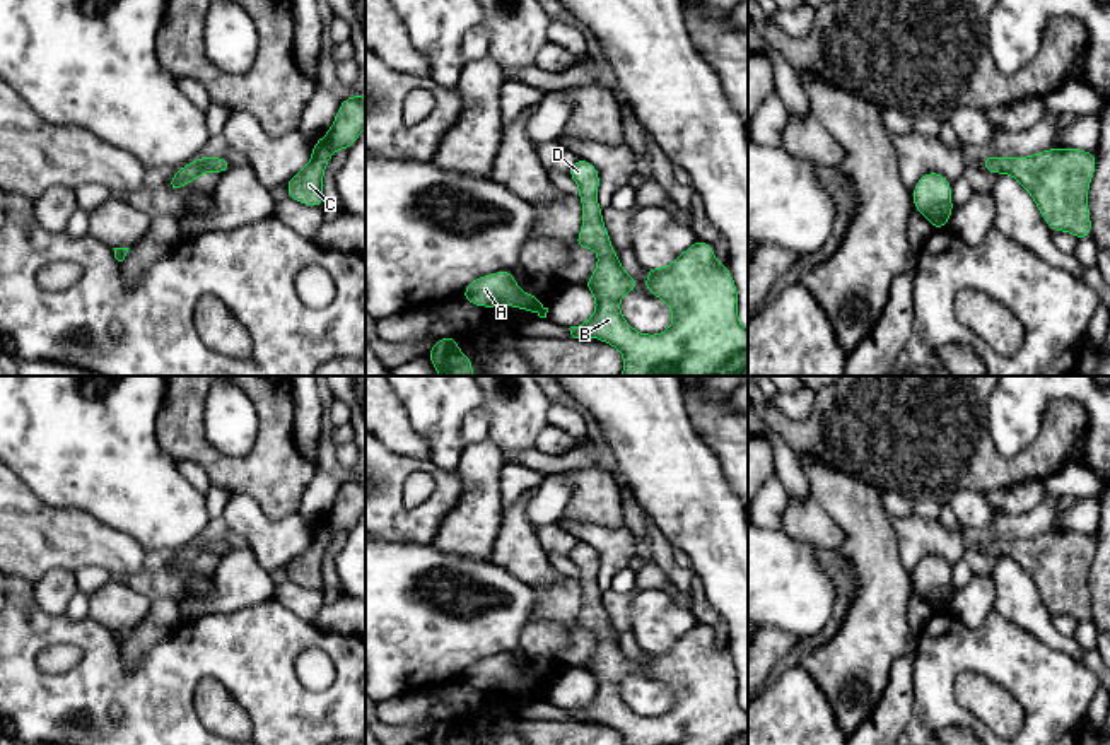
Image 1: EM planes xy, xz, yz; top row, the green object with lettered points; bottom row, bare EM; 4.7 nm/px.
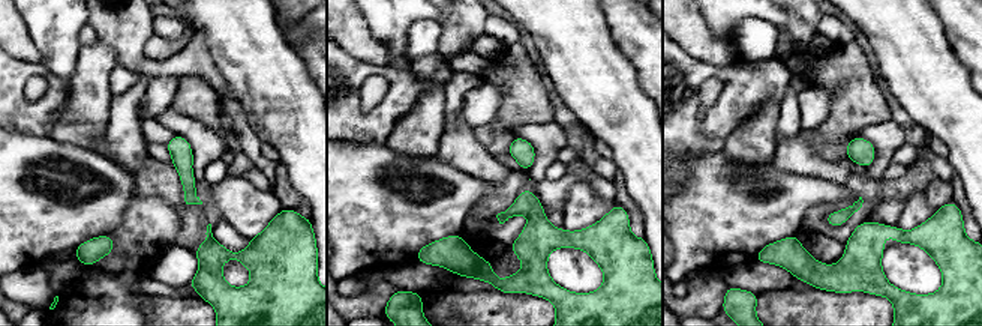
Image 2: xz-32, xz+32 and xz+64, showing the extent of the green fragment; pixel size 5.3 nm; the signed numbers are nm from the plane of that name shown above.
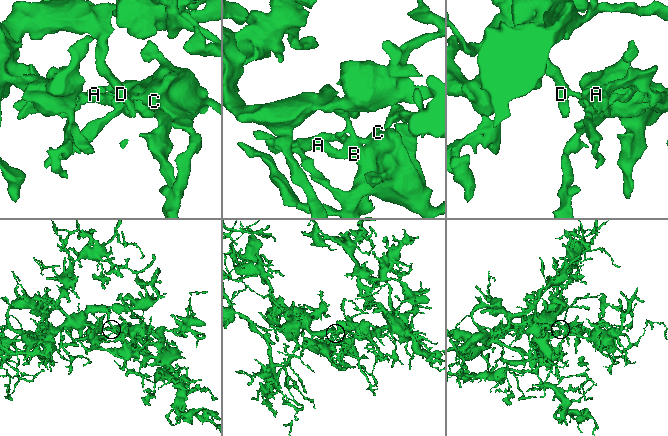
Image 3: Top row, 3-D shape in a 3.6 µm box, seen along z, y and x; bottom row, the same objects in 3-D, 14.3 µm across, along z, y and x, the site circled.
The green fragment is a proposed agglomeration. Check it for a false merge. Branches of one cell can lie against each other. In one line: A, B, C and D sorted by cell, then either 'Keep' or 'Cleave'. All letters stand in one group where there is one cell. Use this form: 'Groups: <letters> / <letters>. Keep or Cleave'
Groups: A B C D. Keep

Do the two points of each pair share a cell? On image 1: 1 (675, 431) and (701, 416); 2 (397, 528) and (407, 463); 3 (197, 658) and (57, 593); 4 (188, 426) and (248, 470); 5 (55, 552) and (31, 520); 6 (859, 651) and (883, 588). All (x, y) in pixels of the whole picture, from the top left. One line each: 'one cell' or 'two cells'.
1: two cells
2: one cell
3: two cells
4: one cell
5: one cell
6: one cell

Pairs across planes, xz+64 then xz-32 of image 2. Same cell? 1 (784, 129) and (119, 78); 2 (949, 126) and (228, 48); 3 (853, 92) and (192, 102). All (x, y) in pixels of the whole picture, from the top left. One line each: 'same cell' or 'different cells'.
1: same cell
2: same cell
3: same cell

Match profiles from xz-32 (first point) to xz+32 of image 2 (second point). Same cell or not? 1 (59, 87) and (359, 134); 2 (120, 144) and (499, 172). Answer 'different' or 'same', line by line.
1: same
2: same

